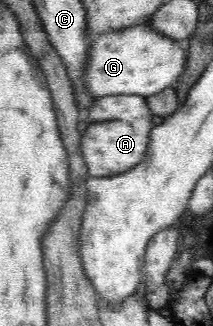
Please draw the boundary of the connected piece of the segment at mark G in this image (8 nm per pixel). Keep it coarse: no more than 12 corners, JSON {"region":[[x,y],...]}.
{"region":[[148,23],[92,36],[93,97],[152,96],[187,70],[186,43]]}

